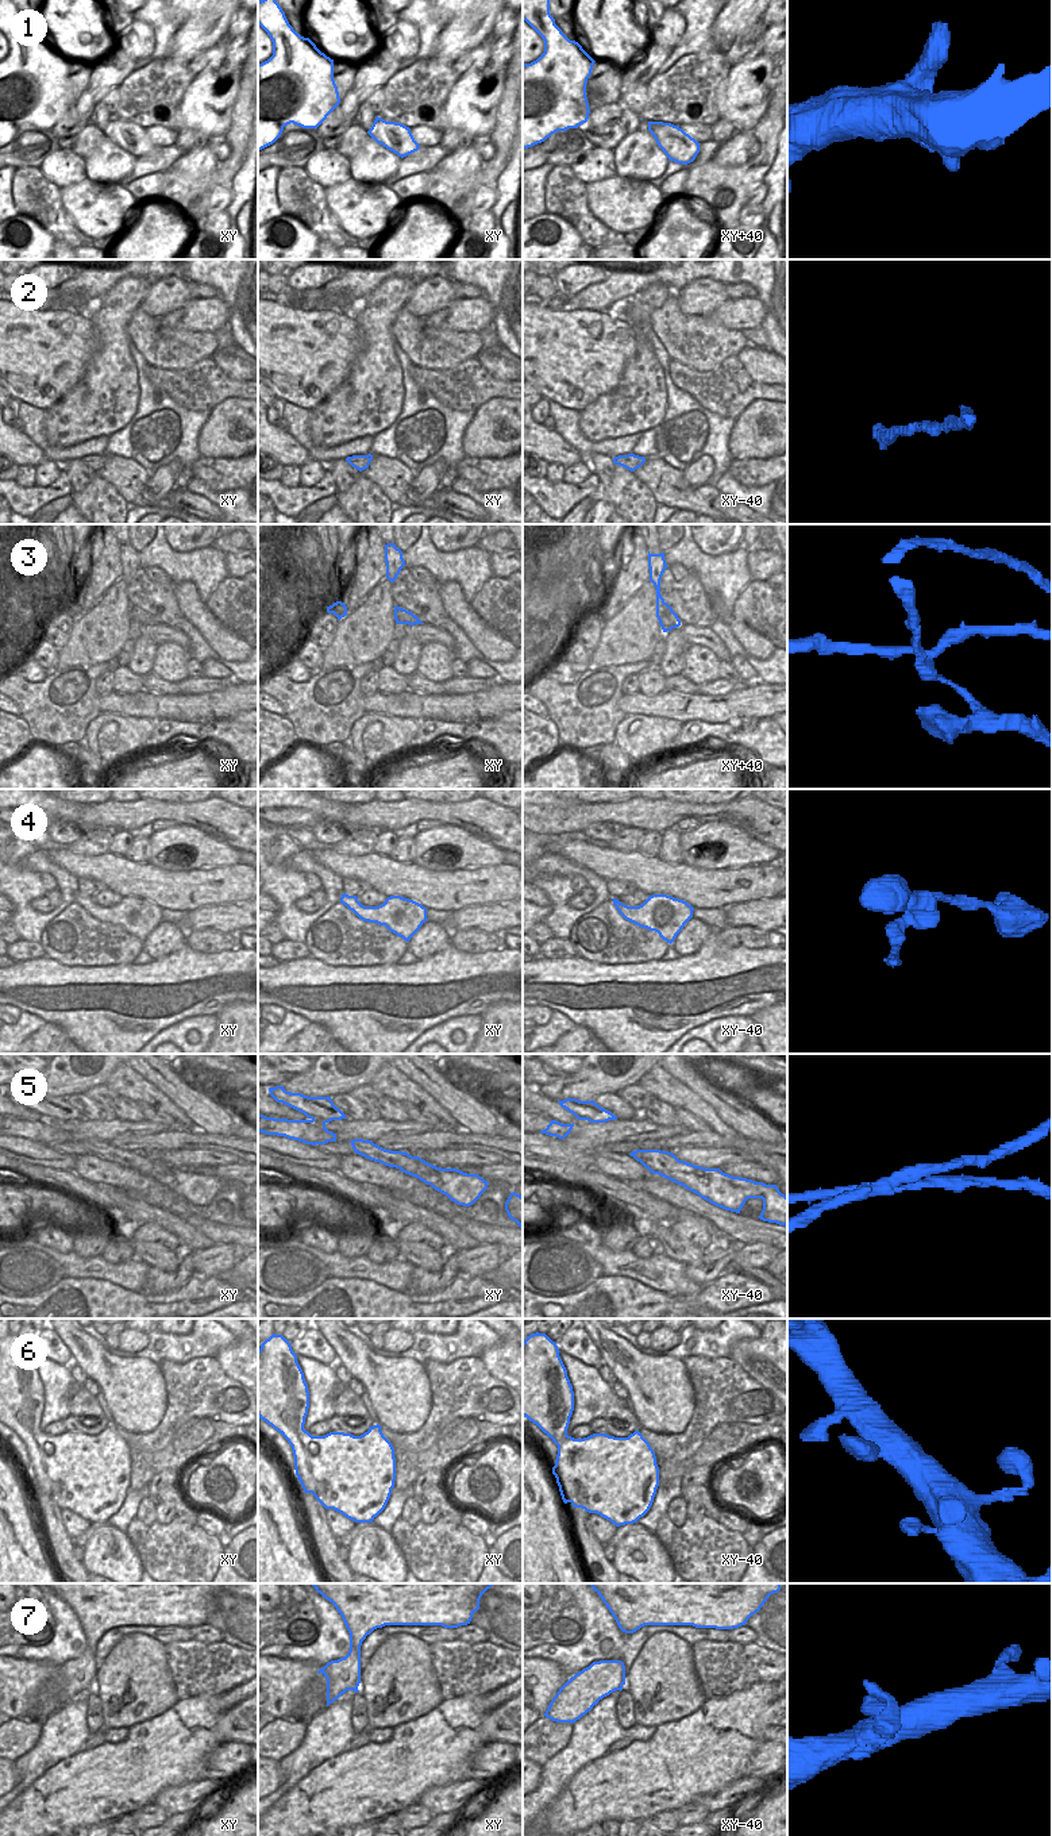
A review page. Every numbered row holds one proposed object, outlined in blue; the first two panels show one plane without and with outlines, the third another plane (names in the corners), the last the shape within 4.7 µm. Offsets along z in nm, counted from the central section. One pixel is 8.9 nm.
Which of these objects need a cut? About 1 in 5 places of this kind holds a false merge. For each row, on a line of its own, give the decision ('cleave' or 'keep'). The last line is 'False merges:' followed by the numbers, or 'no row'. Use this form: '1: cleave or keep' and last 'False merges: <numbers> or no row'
1: keep
2: keep
3: cleave
4: keep
5: cleave
6: keep
7: keep
False merges: 3, 5

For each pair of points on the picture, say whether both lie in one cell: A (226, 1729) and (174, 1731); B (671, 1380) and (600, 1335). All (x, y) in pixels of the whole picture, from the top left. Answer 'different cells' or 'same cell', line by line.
A: different cells
B: same cell

